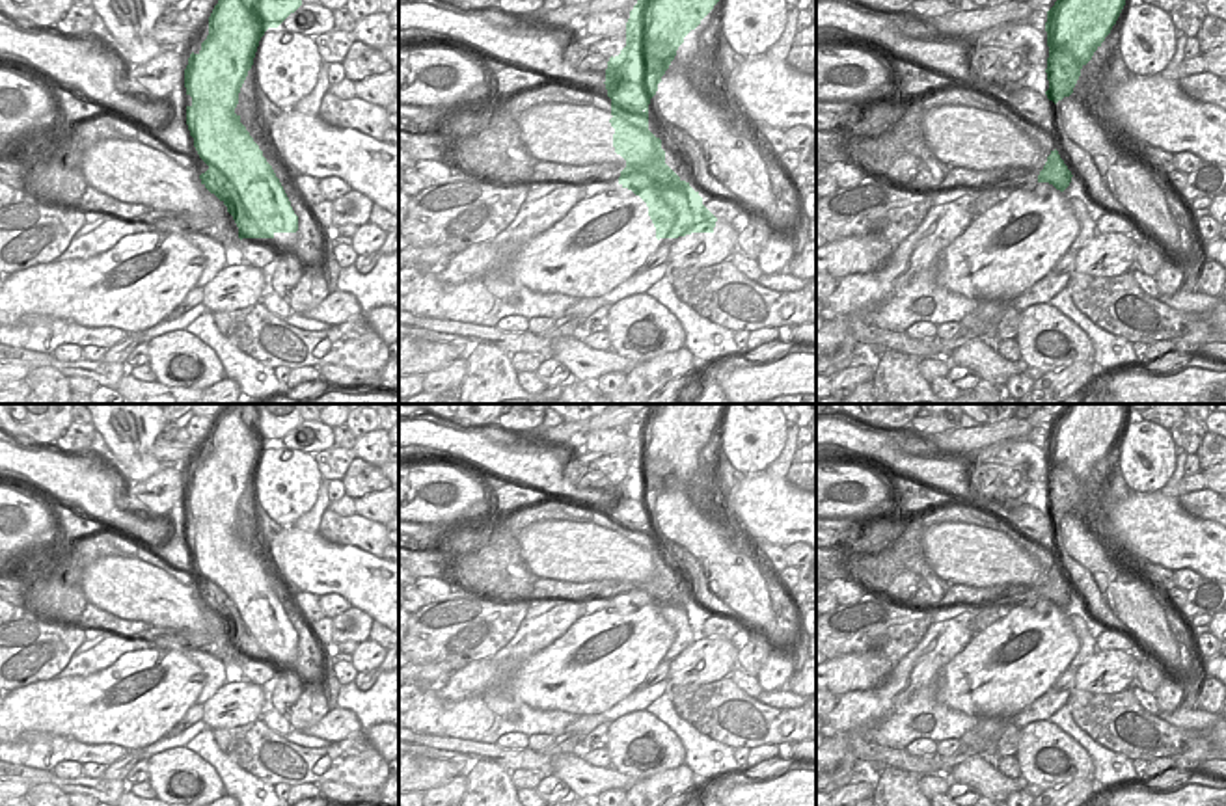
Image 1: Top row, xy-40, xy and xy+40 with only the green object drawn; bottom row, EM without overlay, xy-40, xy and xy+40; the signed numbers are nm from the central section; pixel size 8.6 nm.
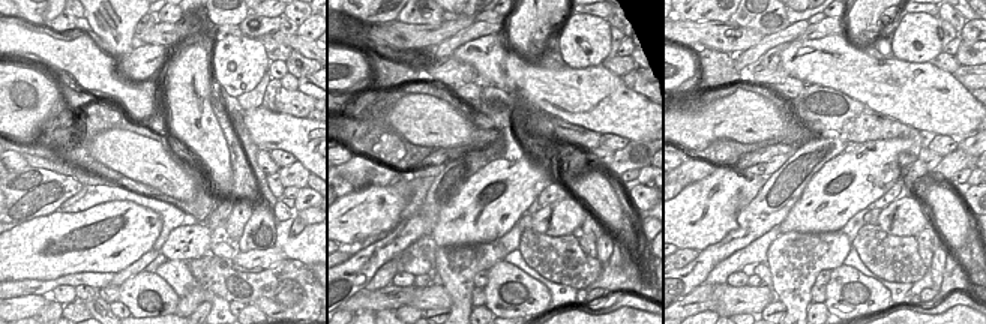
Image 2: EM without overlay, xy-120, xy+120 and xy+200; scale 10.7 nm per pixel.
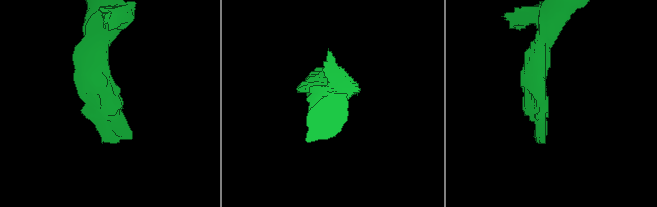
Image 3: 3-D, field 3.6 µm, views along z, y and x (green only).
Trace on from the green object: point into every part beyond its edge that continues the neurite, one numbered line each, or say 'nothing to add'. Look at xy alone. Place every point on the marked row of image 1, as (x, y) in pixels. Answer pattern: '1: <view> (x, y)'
1: xy (721, 192)

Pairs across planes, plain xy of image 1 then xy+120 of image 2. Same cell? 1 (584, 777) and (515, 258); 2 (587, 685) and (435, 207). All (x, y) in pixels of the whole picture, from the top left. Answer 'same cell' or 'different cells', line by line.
1: different cells
2: different cells

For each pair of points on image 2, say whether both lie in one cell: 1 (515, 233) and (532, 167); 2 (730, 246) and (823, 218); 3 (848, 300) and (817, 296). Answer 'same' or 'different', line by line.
1: different
2: different
3: different

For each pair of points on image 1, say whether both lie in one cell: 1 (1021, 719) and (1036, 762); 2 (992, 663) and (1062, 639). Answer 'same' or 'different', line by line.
1: different
2: same

